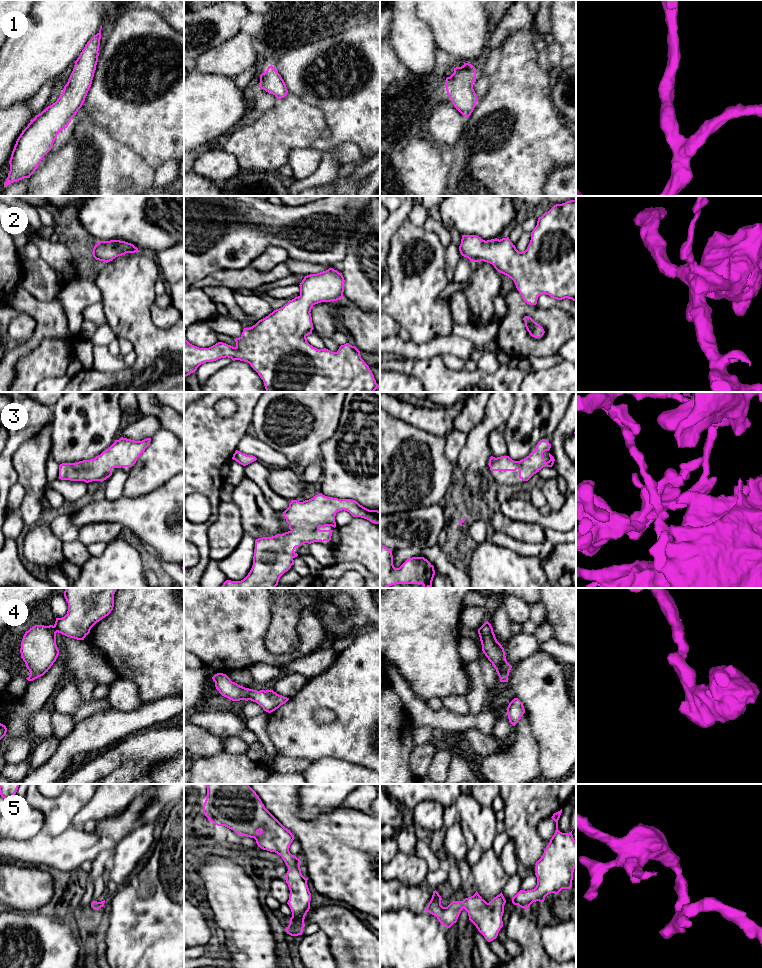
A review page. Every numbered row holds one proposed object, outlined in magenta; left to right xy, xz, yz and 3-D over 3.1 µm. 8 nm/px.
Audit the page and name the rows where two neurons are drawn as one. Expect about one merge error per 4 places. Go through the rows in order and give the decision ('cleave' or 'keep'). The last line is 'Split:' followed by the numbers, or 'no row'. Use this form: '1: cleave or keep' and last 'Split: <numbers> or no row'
1: keep
2: keep
3: keep
4: keep
5: keep
Split: no row

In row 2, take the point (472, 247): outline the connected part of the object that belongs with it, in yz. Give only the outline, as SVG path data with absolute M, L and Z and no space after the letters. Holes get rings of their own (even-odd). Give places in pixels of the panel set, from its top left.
M576 199L556 204L538 218L524 252L519 252L509 237L485 241L476 235L462 235L459 251L470 261L490 263L511 278L527 304L536 305L542 294L576 301Z

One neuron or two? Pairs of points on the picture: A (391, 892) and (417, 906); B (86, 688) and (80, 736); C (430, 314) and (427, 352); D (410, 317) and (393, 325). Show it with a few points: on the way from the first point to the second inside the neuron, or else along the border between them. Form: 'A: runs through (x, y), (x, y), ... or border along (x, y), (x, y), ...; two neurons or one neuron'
A: runs through (397, 895), (406, 896), (411, 900); one neuron
B: border along (104, 710), (90, 714), (75, 724); two neurons
C: border along (450, 334), (422, 343), (410, 341); two neurons
D: border along (390, 315), (402, 326); two neurons

